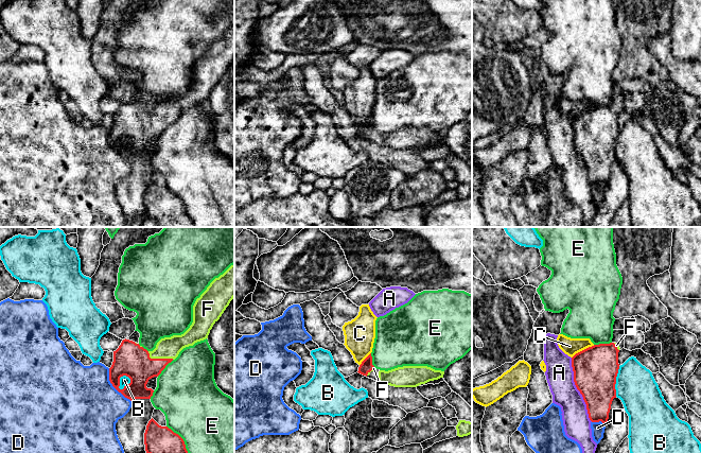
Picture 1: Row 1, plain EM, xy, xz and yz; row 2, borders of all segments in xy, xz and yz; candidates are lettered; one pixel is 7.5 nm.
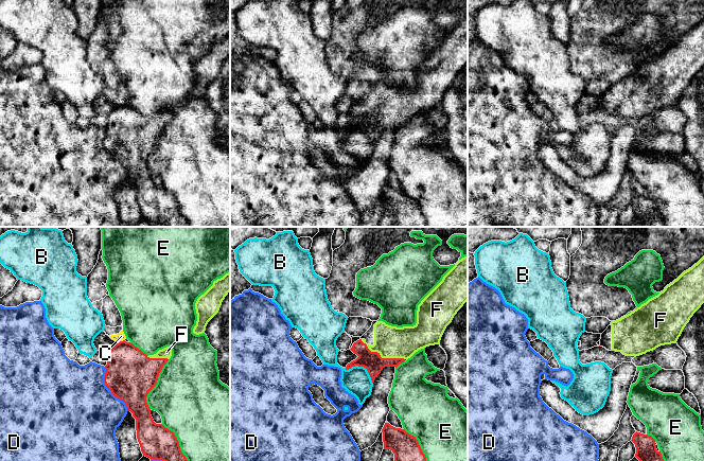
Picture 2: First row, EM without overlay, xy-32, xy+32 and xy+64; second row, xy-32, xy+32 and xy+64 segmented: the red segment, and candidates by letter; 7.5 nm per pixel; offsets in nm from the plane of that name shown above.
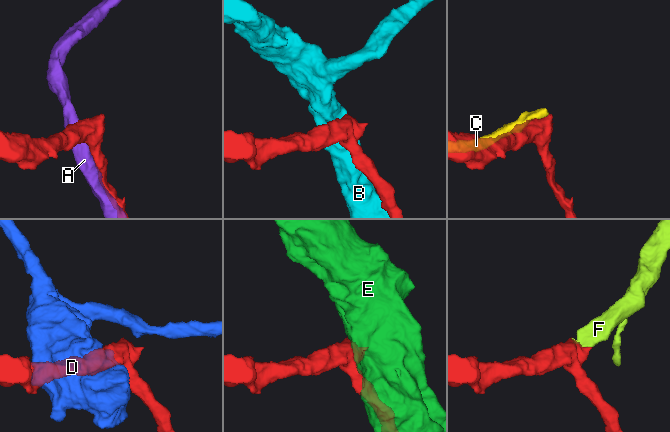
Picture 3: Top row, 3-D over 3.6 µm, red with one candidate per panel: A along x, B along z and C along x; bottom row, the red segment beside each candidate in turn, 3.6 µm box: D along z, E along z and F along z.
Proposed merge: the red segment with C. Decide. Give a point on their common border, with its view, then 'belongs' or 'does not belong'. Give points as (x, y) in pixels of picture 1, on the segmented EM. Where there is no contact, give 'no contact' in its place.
meets red in yz at (582, 350); does not belong

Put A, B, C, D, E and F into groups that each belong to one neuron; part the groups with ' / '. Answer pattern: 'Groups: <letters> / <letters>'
Groups: A / B / C / D / E / F

